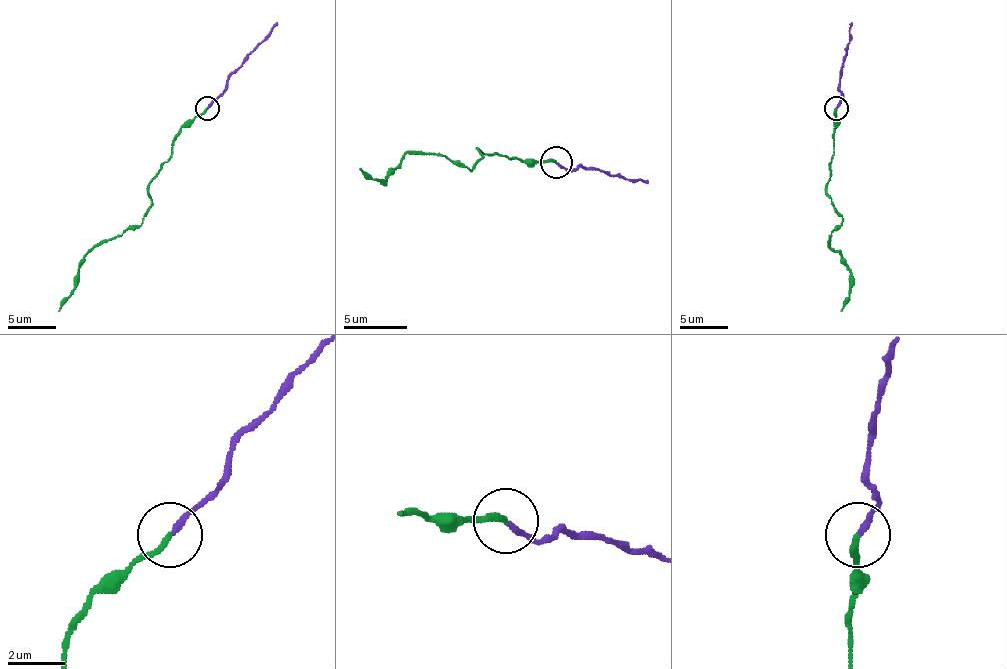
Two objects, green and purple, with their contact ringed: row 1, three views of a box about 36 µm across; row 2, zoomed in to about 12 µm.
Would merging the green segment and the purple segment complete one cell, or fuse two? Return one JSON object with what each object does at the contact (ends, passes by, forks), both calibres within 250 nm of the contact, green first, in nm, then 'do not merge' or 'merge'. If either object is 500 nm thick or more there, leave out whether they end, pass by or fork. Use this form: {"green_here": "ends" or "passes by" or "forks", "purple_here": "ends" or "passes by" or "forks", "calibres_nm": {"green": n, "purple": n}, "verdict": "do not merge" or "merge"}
{"green_here": "ends", "purple_here": "ends", "calibres_nm": {"green": 200, "purple": 200}, "verdict": "merge"}

